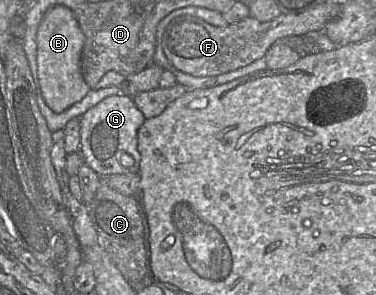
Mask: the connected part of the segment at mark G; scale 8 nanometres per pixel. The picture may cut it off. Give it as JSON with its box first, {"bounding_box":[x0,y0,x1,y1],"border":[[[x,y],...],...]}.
{"bounding_box":[80,95,146,178],"border":[[[112,95],[90,108],[80,120],[80,149],[83,162],[101,178],[139,174],[141,155],[137,148],[138,130],[146,118],[127,95]]]}

